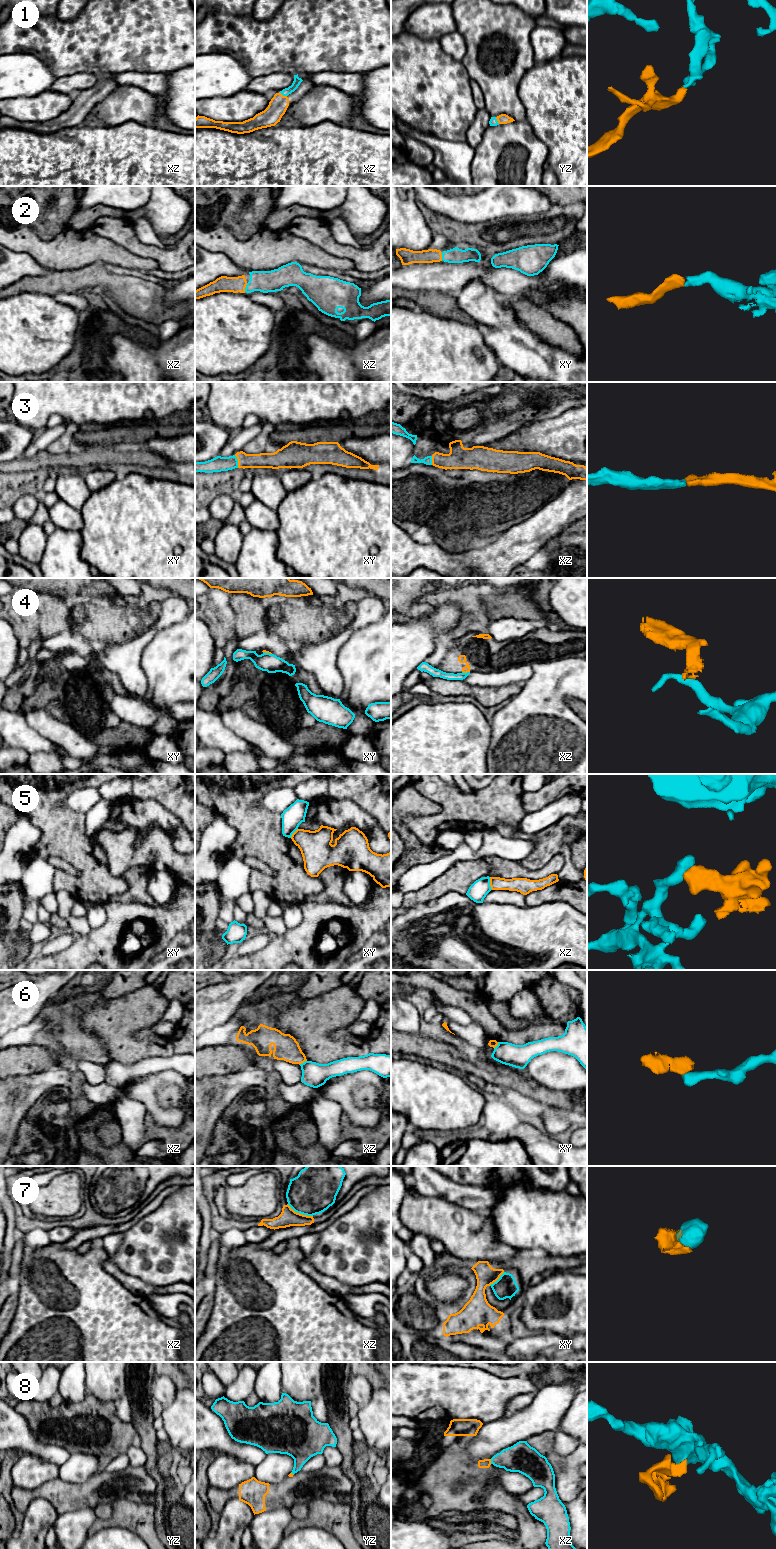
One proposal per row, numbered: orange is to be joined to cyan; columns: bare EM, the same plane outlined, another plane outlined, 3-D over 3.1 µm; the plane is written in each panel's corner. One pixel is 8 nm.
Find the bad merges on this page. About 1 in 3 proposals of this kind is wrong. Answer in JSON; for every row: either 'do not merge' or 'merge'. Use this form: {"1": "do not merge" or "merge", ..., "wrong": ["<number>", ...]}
{"1": "merge", "2": "merge", "3": "merge", "4": "do not merge", "5": "do not merge", "6": "do not merge", "7": "merge", "8": "do not merge", "wrong": ["4", "5", "6", "8"]}

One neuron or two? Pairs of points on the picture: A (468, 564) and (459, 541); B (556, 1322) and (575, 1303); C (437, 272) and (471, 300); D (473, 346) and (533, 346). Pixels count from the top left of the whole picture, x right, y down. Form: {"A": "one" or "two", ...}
{"A": "two", "B": "one", "C": "two", "D": "two"}

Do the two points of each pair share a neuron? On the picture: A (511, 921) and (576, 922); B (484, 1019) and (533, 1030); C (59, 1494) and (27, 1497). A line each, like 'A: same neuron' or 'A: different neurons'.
A: same neuron
B: same neuron
C: same neuron

